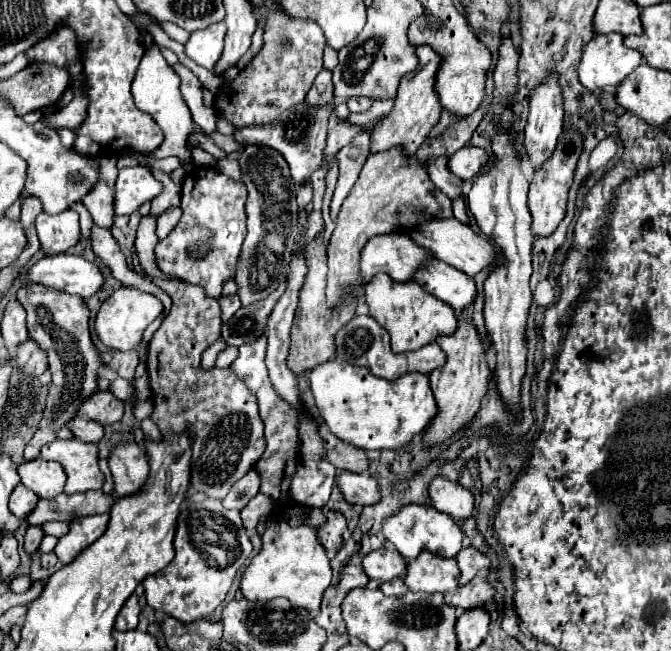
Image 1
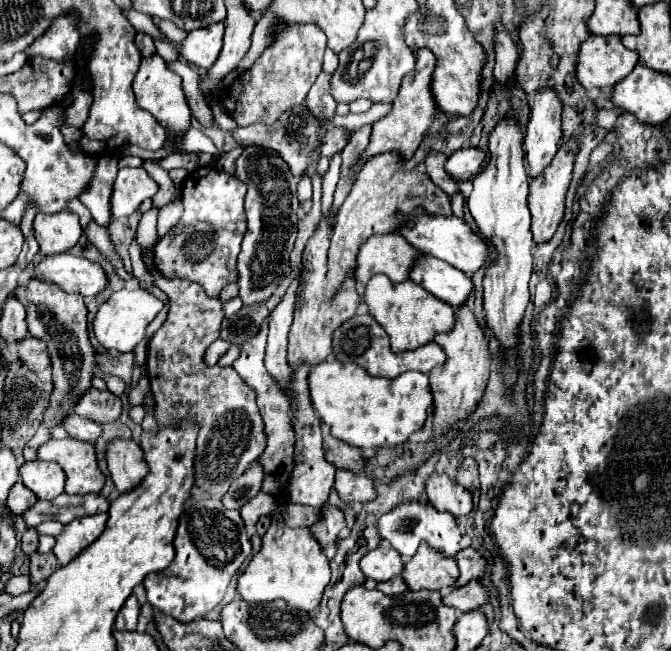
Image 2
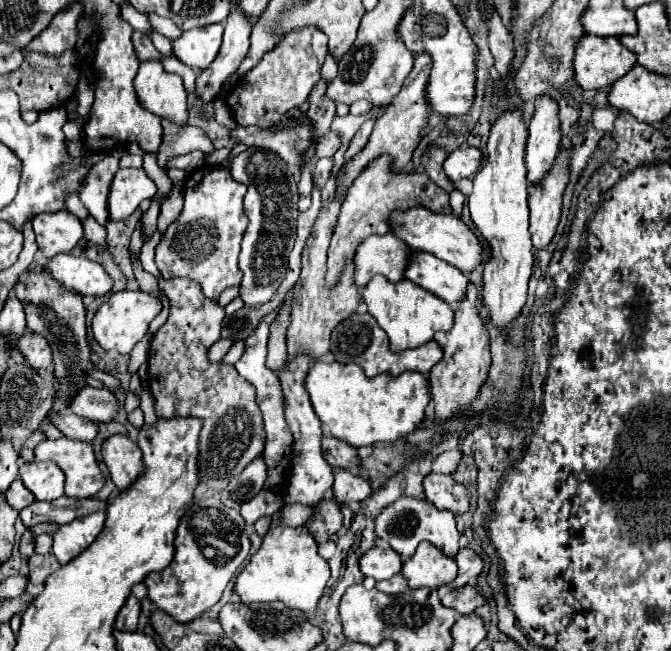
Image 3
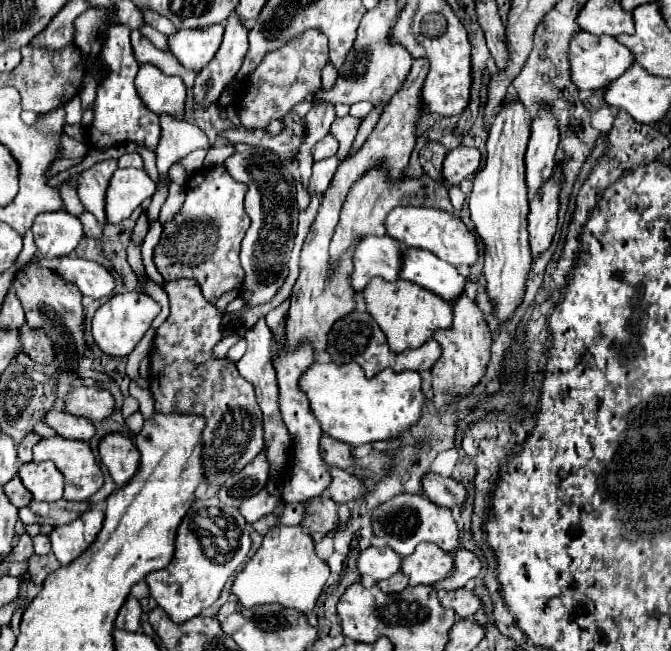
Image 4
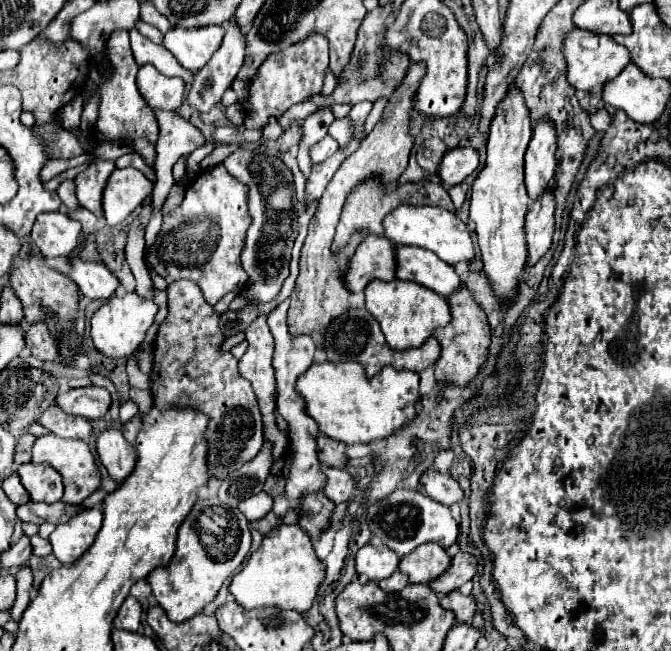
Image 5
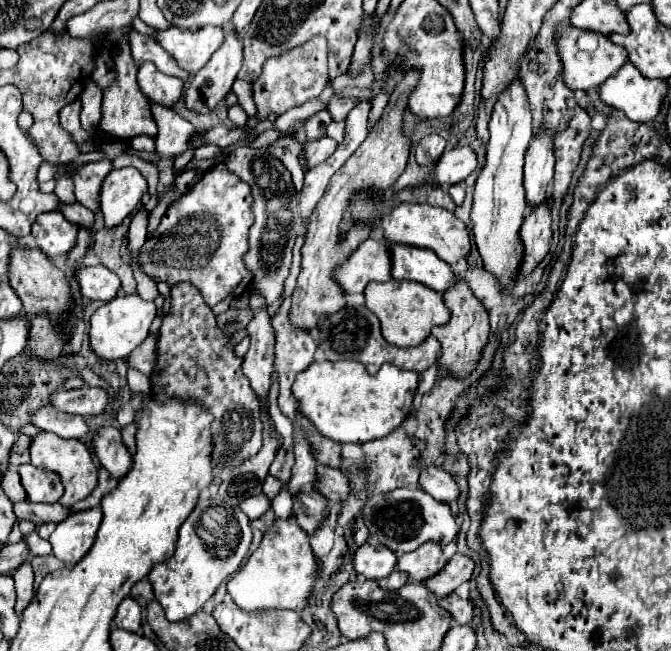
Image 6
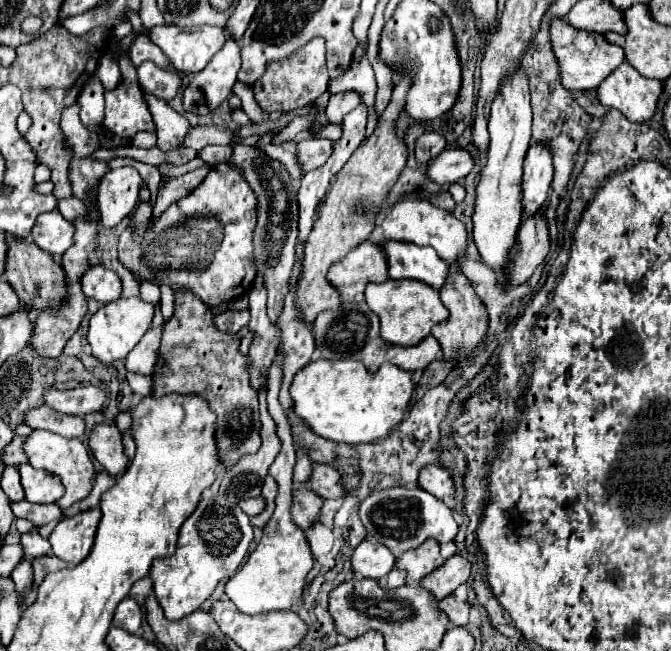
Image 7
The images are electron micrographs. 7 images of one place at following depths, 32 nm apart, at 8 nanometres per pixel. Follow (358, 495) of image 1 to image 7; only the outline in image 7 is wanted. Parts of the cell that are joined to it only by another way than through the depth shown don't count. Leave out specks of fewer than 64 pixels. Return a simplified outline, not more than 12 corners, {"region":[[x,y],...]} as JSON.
{"region":[[314,464],[310,490],[322,498],[344,496],[340,474]]}

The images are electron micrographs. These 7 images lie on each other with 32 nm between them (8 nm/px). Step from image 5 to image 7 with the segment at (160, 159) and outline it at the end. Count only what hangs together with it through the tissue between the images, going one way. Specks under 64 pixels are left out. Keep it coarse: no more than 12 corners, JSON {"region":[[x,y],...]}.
{"region":[[146,92],[158,148],[180,148],[190,122]]}

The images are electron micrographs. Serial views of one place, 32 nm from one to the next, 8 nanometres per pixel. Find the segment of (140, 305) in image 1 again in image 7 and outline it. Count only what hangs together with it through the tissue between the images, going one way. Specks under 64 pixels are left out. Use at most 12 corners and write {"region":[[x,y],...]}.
{"region":[[142,298],[102,306],[88,324],[92,356],[124,360],[154,318]]}

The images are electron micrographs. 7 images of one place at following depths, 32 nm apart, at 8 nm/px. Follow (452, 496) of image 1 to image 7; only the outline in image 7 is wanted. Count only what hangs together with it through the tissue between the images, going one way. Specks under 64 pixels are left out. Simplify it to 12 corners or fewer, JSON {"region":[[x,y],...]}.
{"region":[[438,464],[420,470],[418,484],[436,498],[454,496],[450,474]]}

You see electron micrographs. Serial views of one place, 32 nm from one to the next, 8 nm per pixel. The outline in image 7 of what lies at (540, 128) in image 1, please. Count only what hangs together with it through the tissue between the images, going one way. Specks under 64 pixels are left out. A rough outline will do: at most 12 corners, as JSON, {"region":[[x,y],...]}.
{"region":[[532,142],[524,160],[524,214],[538,214],[548,200],[552,154]]}

